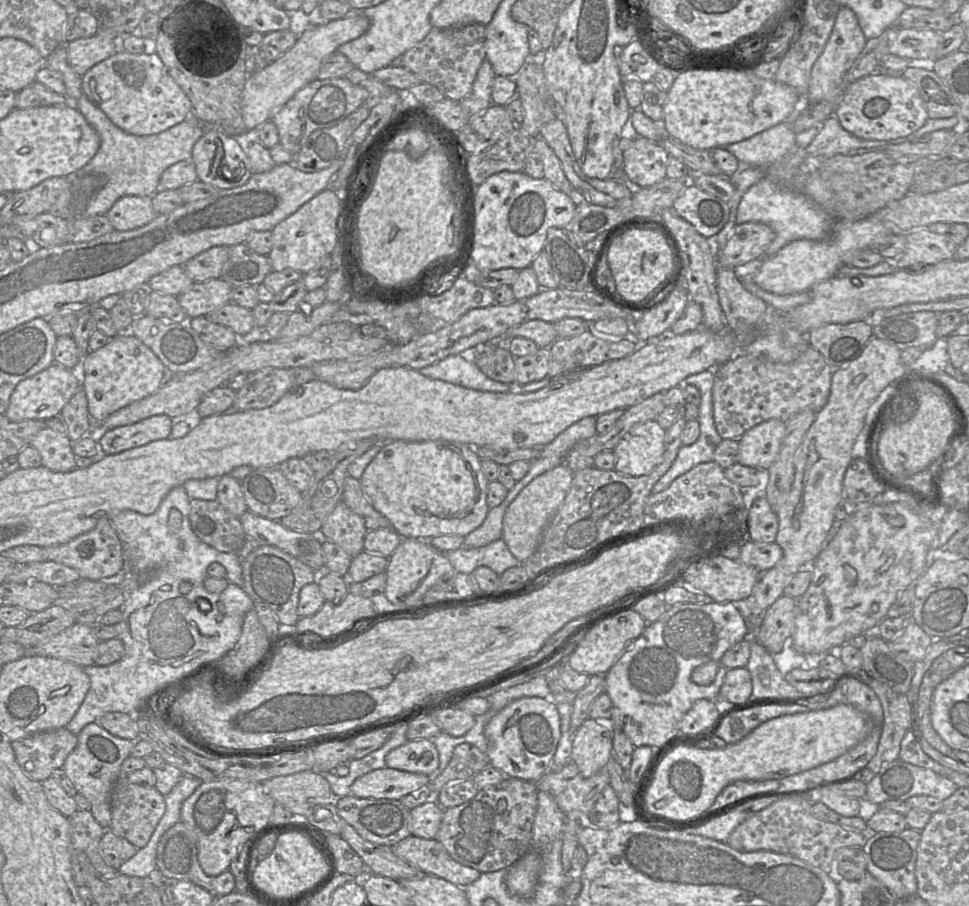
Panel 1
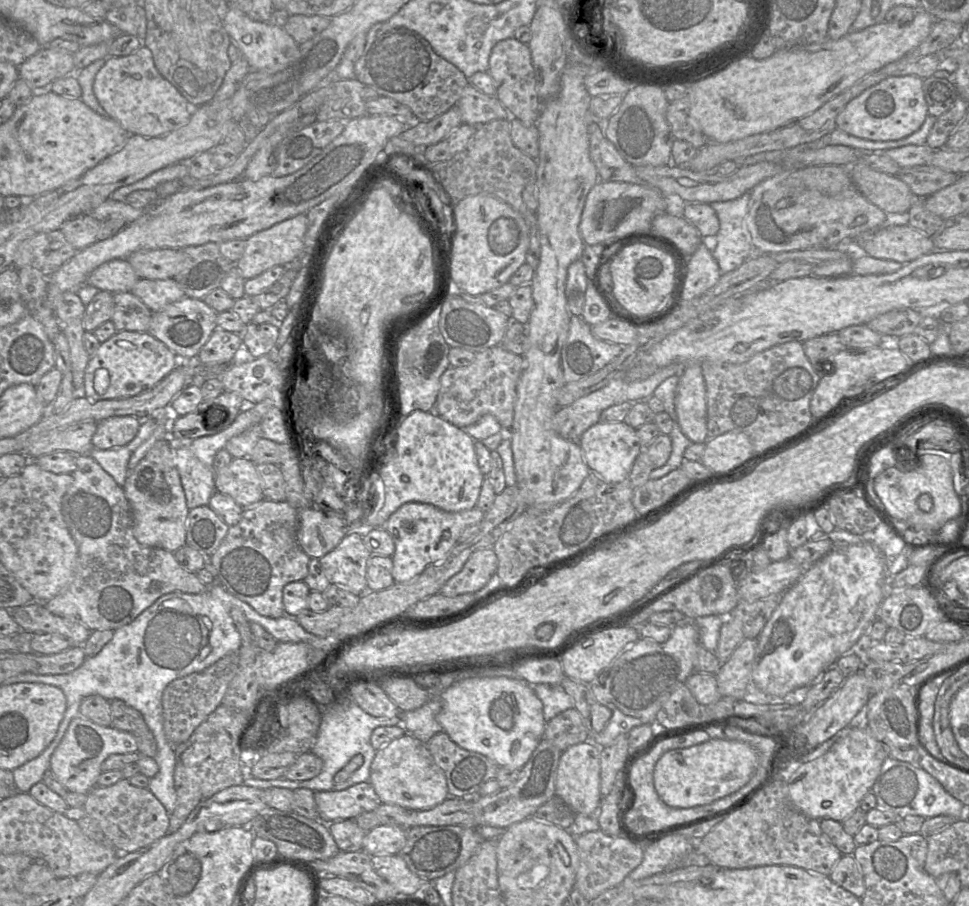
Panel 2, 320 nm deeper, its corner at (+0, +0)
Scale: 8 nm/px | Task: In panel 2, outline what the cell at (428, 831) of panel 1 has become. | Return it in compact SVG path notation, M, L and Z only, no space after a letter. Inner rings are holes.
M379 825L366 833L362 842L362 851L370 856L395 855L400 853L405 843L405 828Z

